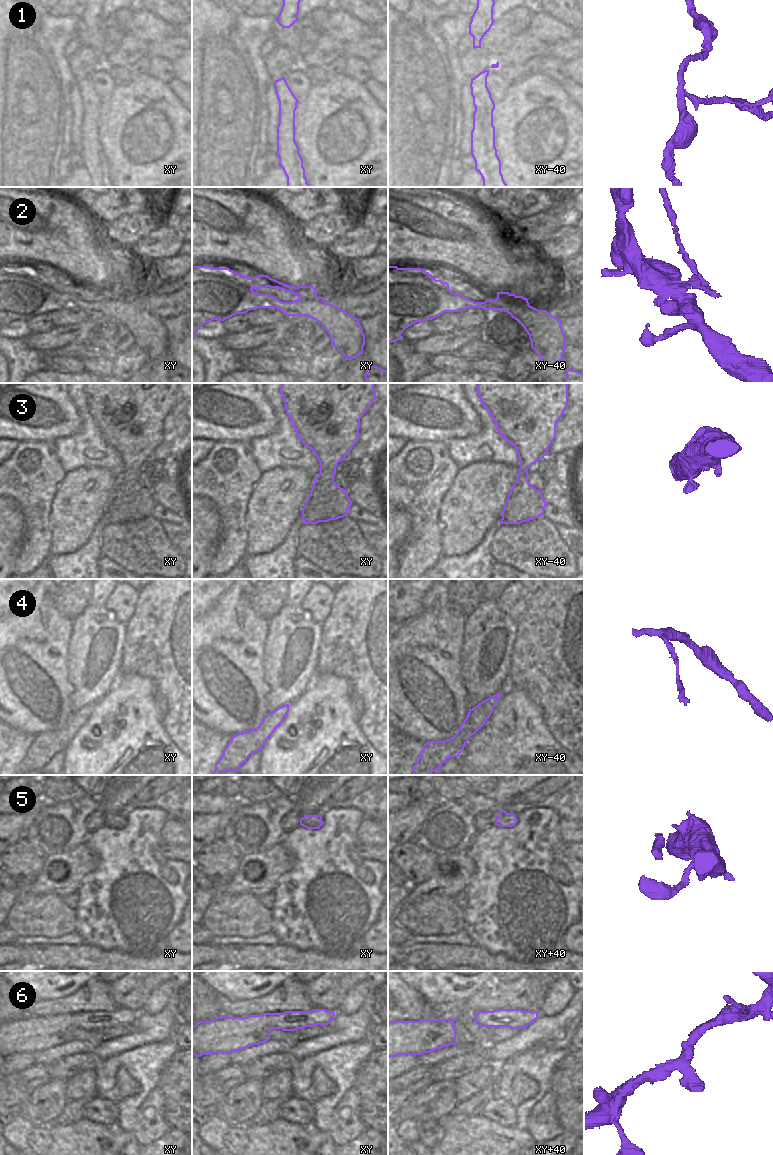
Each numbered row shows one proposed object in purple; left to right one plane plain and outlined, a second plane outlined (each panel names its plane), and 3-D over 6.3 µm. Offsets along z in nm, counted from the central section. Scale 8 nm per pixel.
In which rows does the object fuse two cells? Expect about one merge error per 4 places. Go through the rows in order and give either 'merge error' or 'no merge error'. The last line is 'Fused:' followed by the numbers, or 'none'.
1: merge error
2: merge error
3: no merge error
4: no merge error
5: no merge error
6: no merge error
Fused: 1, 2

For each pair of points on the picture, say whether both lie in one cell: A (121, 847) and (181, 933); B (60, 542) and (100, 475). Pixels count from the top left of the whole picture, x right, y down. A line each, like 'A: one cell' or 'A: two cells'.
A: two cells
B: one cell

